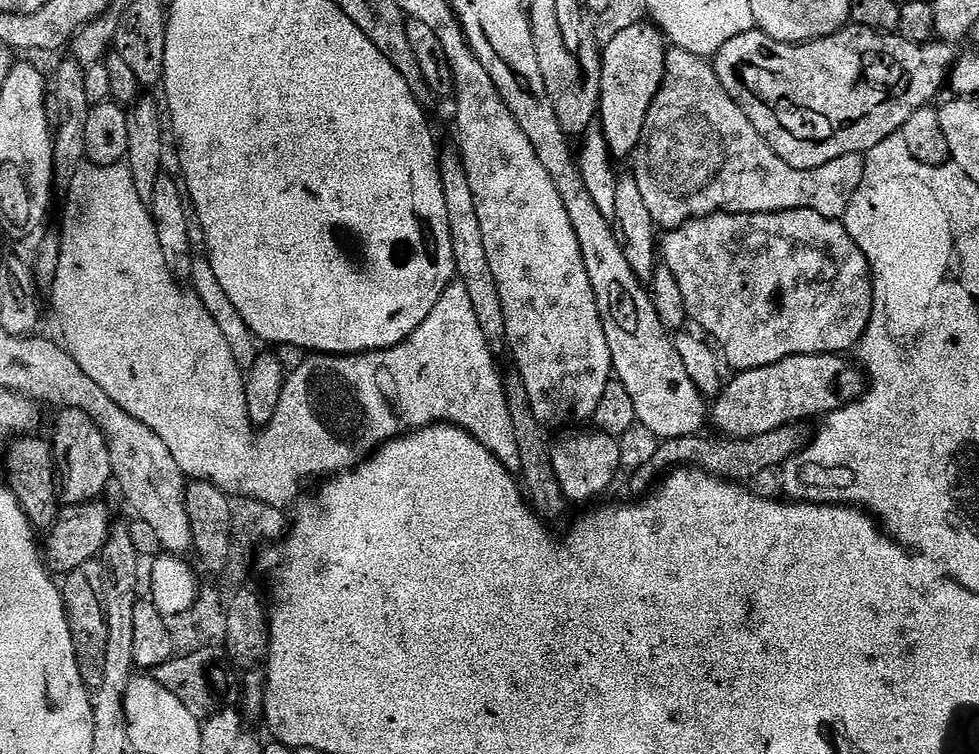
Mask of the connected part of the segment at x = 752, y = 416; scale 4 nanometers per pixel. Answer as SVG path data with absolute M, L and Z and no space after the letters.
M806 354L805 356L791 356L782 358L782 362L774 362L770 366L762 366L754 370L736 372L733 380L723 385L718 396L710 408L710 424L721 437L729 439L750 439L755 435L767 434L786 427L788 424L809 422L815 416L827 418L834 410L860 399L866 387L866 377L859 367L847 364L845 357L840 354L819 356Z

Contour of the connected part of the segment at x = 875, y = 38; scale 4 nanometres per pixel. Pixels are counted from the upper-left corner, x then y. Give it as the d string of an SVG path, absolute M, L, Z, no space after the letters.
M852 24L841 28L839 32L817 40L805 40L802 44L783 44L759 30L738 34L738 38L730 38L730 42L726 42L726 46L722 46L722 50L716 52L714 67L718 74L718 82L722 82L722 90L726 90L726 94L730 94L730 98L734 98L734 102L740 107L742 114L746 114L746 118L750 118L754 130L758 130L758 134L762 134L762 138L766 138L770 150L774 150L774 154L778 154L778 158L782 158L782 162L803 172L808 172L811 168L826 166L826 162L834 162L834 158L842 158L846 154L854 154L855 152L866 154L871 148L878 146L878 142L897 135L904 127L906 118L910 118L910 114L914 114L914 110L927 108L933 103L932 99L939 94L940 87L943 84L945 87L952 66L957 59L957 45L943 42L915 44L902 38L899 34L875 32L869 28Z

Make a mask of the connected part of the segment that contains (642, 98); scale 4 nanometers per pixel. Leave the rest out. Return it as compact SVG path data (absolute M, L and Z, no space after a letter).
M641 22L613 31L600 57L600 110L598 127L613 157L631 157L642 138L646 114L662 86L666 66L666 37L655 24Z

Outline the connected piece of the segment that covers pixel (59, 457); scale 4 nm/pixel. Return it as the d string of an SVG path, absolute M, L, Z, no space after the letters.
M66 408L59 414L61 416L56 420L50 443L55 455L61 499L65 505L97 500L113 479L106 438L90 415L82 410Z

